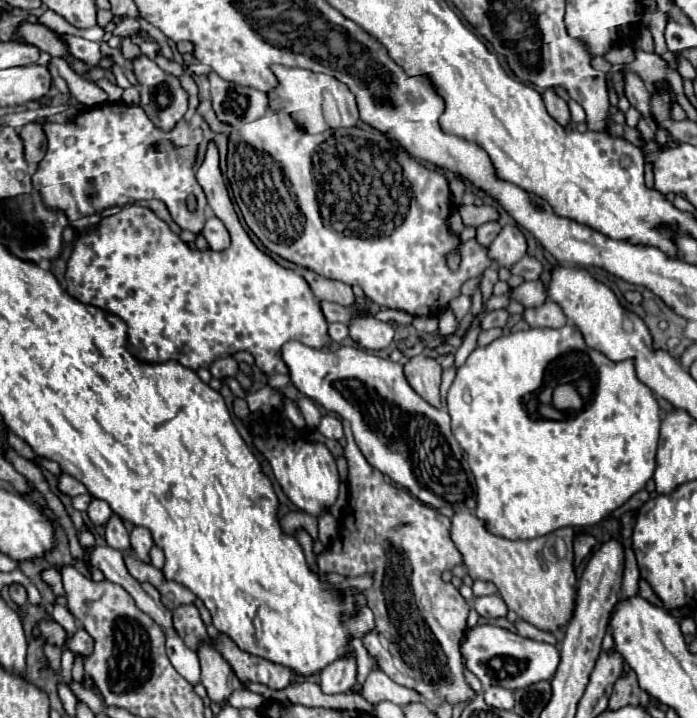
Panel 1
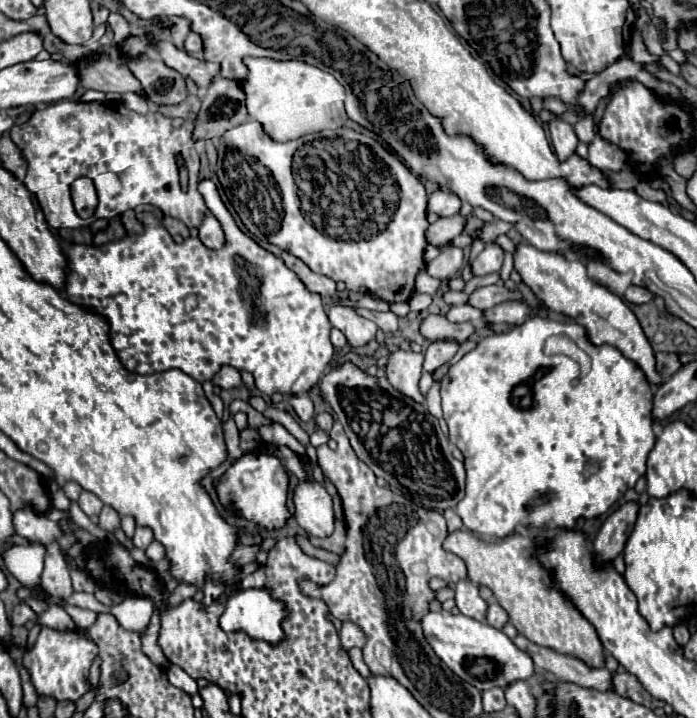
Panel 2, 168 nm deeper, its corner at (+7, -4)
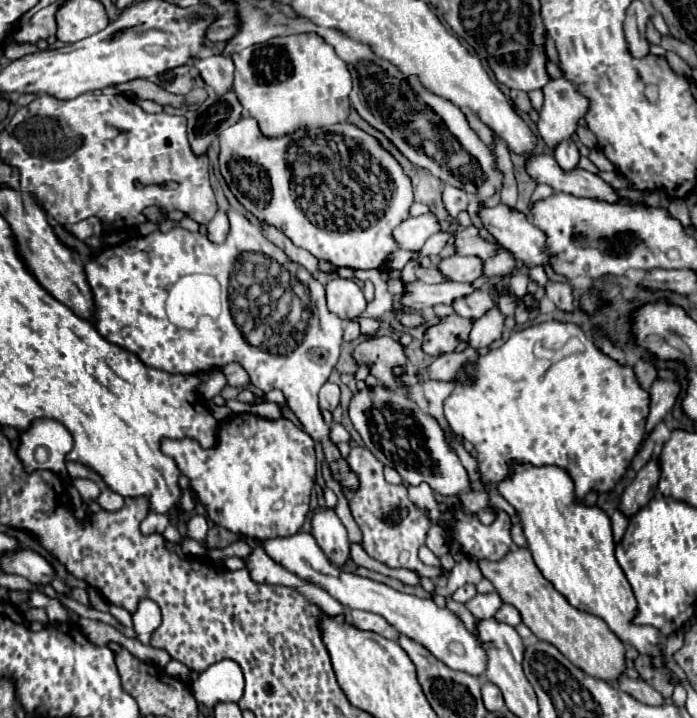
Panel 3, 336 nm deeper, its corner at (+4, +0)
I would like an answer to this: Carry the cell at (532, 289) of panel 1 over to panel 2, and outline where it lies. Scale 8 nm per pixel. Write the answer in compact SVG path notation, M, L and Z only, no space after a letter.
M503 284L483 286L483 288L477 288L473 294L469 294L467 304L475 306L479 310L487 310L487 308L493 308L495 304L499 304L499 302L505 302L505 300L521 300L521 292L519 290L511 292Z

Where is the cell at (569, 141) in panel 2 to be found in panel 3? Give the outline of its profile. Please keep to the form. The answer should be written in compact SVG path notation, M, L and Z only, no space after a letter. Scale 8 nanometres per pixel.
M568 138L568 140L562 140L562 142L554 148L554 158L556 158L556 162L558 162L558 166L560 166L562 170L572 170L572 168L578 166L580 154L578 154L576 144Z

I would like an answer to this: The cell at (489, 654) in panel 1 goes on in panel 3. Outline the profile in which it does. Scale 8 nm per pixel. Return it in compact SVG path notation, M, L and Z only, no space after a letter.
M298 532L298 534L288 536L288 538L266 540L264 548L266 548L270 558L274 558L282 566L286 566L296 576L300 576L304 580L310 580L316 586L324 588L342 606L368 610L368 612L384 616L400 634L404 634L404 636L416 640L418 644L426 646L448 668L460 670L460 672L466 672L466 674L472 674L472 676L482 676L486 672L488 654L486 654L486 648L484 648L482 640L476 634L468 632L464 622L452 610L436 606L434 600L410 596L410 594L398 592L398 590L394 590L386 584L380 584L380 582L374 582L374 580L368 580L368 578L362 578L362 576L356 576L356 574L350 574L350 572L340 572L338 568L334 568L330 564L330 560L320 550L320 546L312 538L312 534L306 534L306 532Z

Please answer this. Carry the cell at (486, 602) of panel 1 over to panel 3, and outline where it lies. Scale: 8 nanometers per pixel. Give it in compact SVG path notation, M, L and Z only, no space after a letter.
M502 604L500 610L496 612L494 620L496 622L502 622L502 624L508 624L508 626L516 626L516 624L522 622L520 620L520 612L514 606L510 606L510 604Z

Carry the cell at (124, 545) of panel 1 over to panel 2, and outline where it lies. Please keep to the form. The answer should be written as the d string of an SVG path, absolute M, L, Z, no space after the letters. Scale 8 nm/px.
M103 506L101 514L99 514L99 526L107 532L111 532L113 528L119 528L119 522L121 522L121 516L117 514L117 510L113 510L111 506Z

